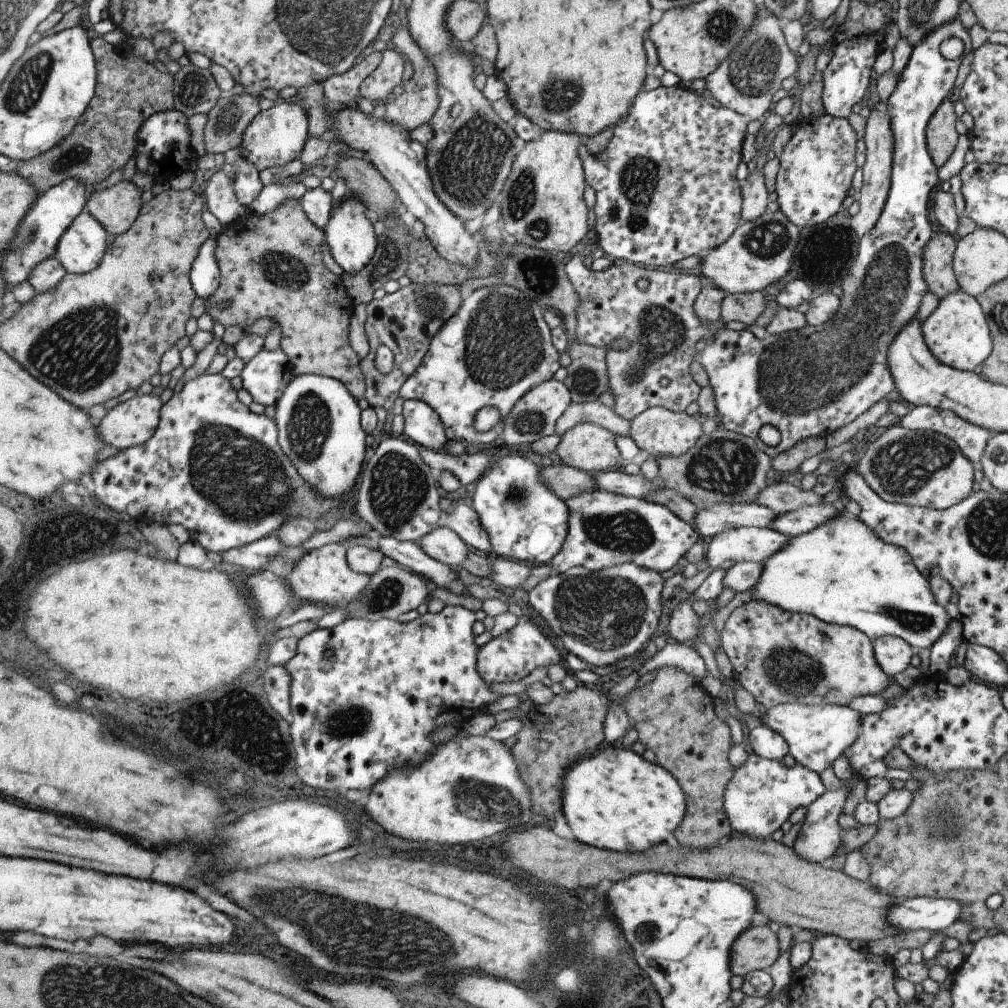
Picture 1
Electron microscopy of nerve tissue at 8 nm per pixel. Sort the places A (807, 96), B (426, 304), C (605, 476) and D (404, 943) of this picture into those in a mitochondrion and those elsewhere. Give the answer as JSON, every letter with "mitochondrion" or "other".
{"A":"other","B":"mitochondrion","C":"other","D":"mitochondrion"}

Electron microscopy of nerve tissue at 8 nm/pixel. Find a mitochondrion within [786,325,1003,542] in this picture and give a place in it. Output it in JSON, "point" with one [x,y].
{"point":[904,466]}

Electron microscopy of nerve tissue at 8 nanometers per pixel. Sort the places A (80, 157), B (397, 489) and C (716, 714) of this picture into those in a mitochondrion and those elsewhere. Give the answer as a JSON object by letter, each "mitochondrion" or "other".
{"A":"mitochondrion","B":"mitochondrion","C":"other"}

